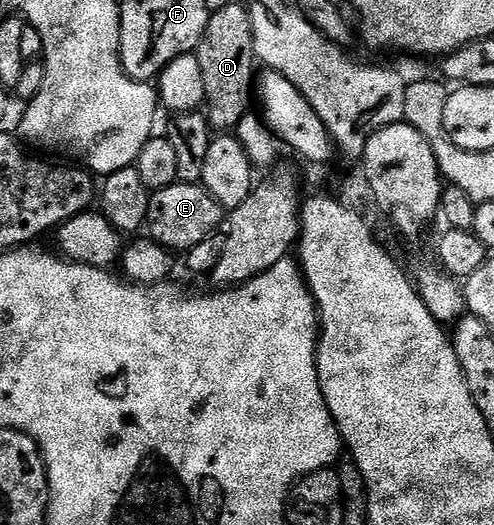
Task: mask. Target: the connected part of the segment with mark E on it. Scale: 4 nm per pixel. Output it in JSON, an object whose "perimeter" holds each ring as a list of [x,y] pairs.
{"perimeter":[[[176,182],[151,192],[145,228],[150,239],[156,240],[163,248],[170,248],[175,254],[186,254],[193,246],[197,246],[197,242],[205,242],[205,238],[216,235],[224,220],[225,210],[207,193],[202,183]]]}

